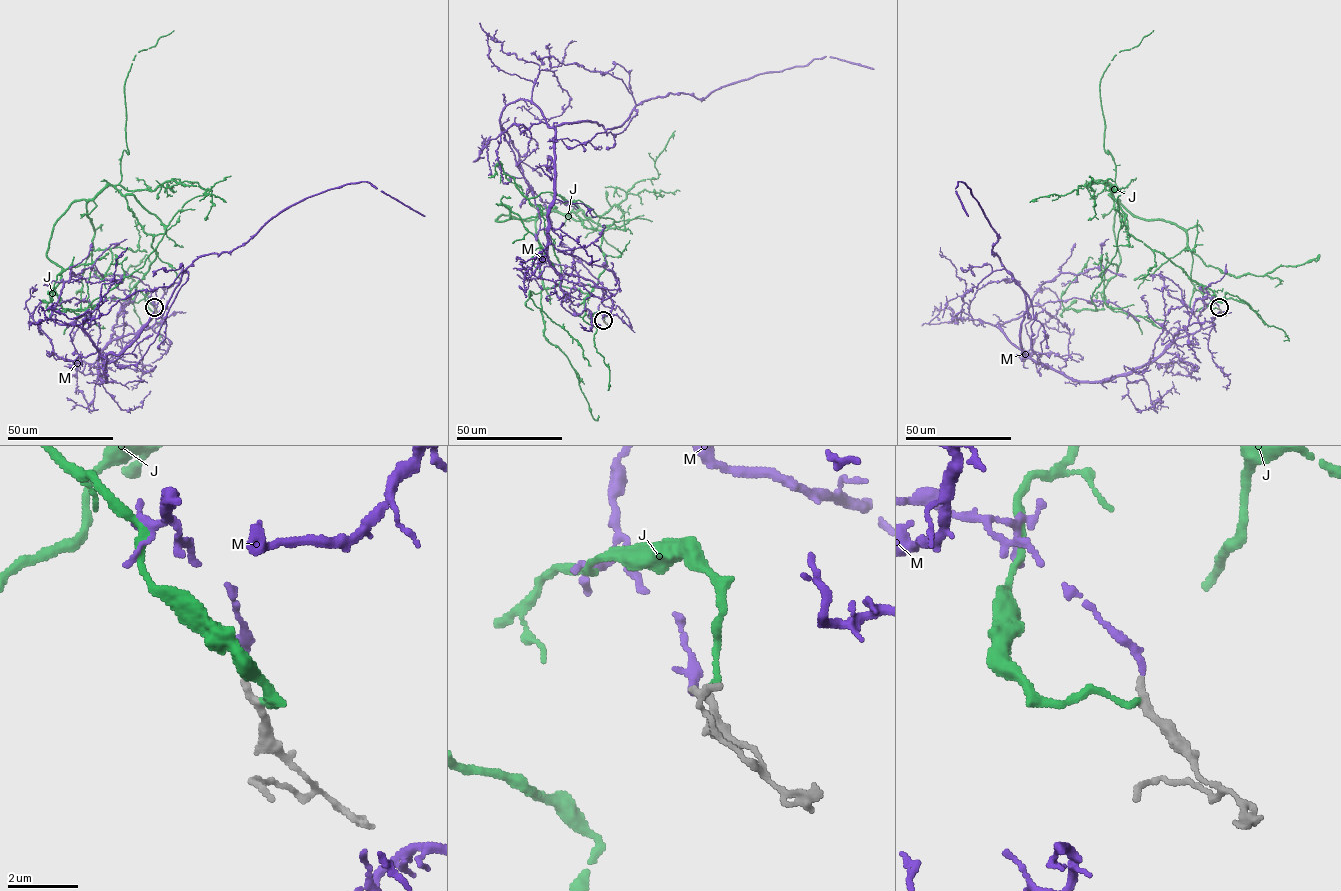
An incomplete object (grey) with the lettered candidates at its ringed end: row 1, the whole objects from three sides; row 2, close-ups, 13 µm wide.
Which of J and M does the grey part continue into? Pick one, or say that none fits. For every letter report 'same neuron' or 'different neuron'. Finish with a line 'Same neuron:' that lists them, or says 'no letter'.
J: different neuron
M: same neuron
Same neuron: M

